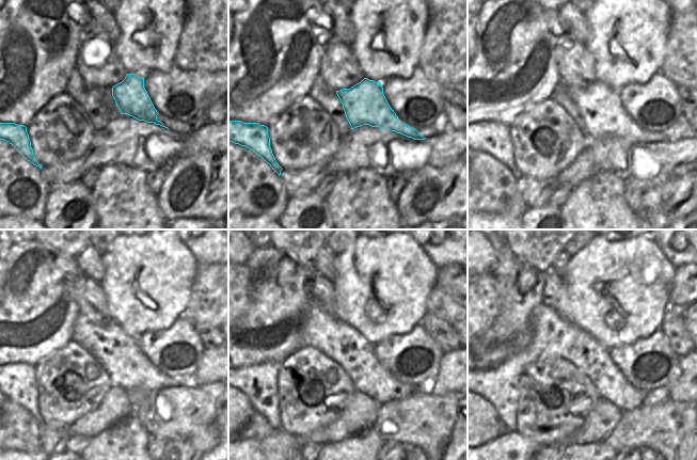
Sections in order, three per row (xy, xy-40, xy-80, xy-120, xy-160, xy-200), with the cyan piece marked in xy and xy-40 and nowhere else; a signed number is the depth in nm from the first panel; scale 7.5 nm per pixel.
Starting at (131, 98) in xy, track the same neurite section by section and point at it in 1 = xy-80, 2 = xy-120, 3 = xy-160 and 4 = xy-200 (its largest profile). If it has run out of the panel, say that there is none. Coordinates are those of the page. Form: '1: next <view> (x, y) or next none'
1: next xy-80 (599, 105)
2: next xy-120 (121, 355)
3: next xy-160 (343, 344)
4: next xy-200 (551, 335)

